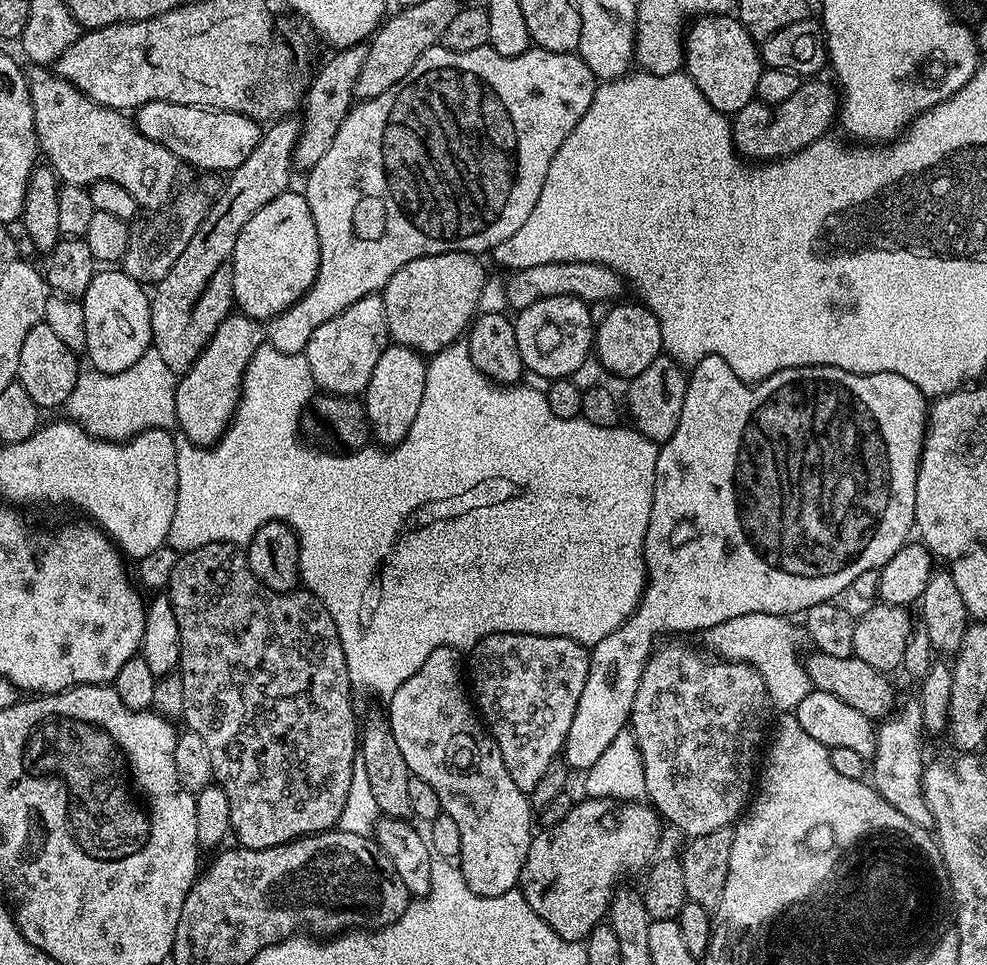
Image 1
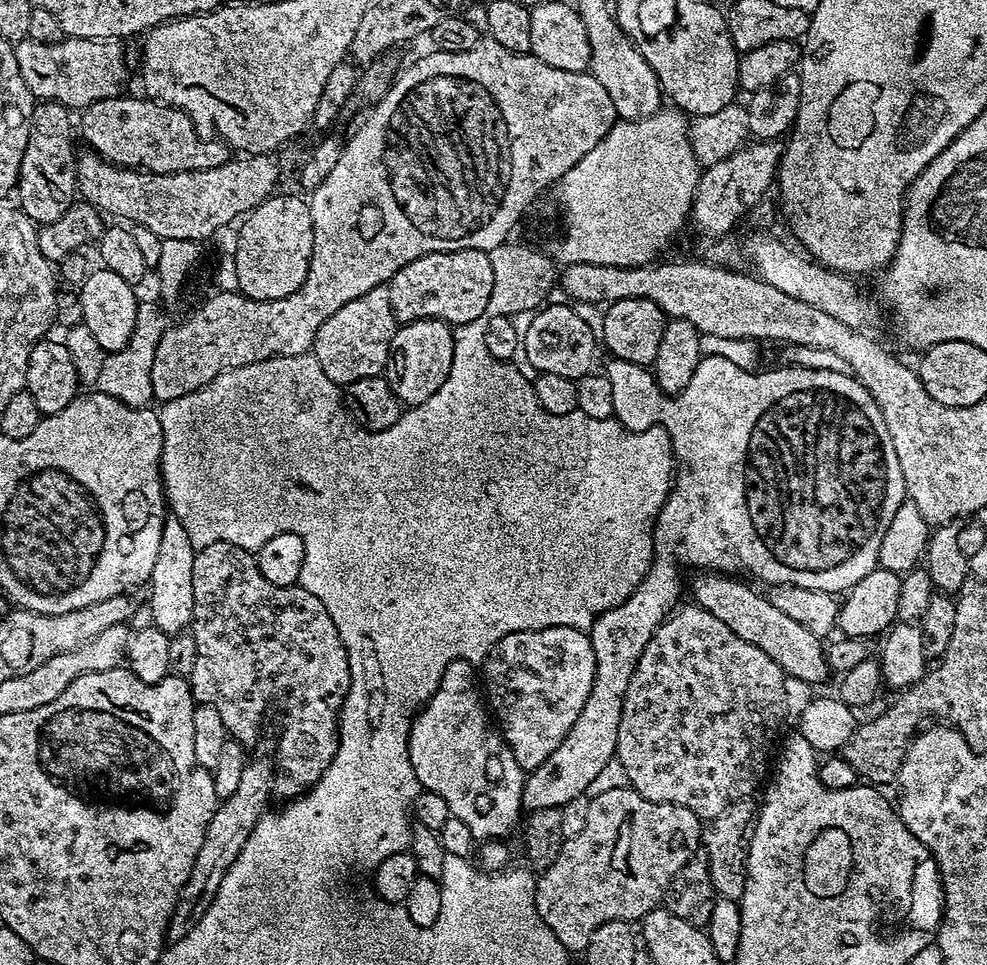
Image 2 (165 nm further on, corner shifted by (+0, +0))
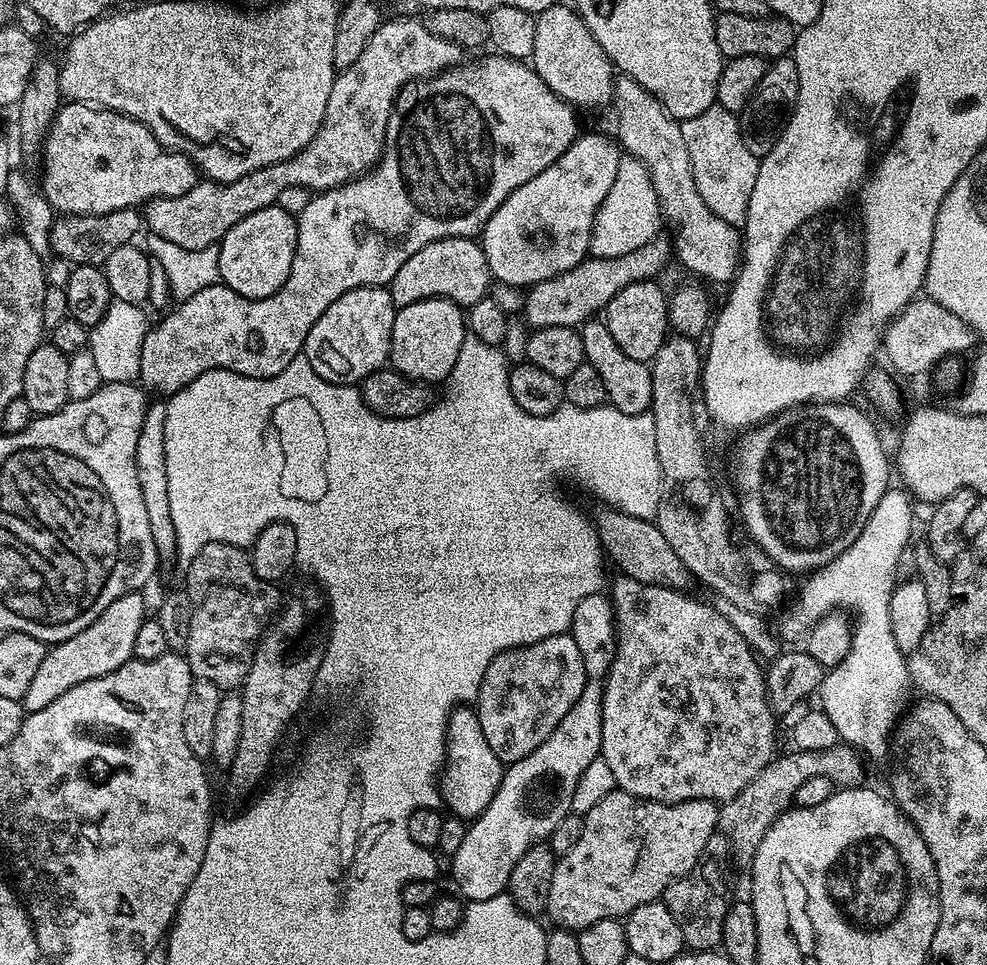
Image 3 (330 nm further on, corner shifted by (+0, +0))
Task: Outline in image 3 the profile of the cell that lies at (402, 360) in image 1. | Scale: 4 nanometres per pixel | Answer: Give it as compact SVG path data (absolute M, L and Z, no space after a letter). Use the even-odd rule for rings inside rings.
M430 298L414 302L405 308L397 308L388 351L391 367L410 380L436 386L439 380L440 383L447 381L452 375L454 362L458 362L458 350L462 350L465 335L465 309L452 300Z

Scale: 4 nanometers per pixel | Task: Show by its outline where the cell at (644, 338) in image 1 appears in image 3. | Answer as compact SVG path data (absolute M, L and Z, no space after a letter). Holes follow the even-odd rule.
M639 280L614 294L604 307L602 323L610 330L614 342L626 358L634 358L639 364L648 364L662 350L670 335L668 326L668 296L659 288L656 280Z

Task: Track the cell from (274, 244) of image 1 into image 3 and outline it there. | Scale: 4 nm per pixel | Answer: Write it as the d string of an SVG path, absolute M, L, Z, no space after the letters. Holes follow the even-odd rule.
M277 206L254 210L254 214L242 218L242 222L233 226L218 245L218 270L222 283L251 300L273 296L286 278L290 278L298 238L296 221L295 215Z

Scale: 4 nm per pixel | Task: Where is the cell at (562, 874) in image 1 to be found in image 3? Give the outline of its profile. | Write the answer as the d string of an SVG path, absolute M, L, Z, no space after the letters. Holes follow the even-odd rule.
M617 790L606 794L606 798L602 798L602 802L598 802L598 806L594 806L594 810L583 813L583 817L584 825L578 842L574 842L574 847L565 856L559 857L554 866L546 911L546 916L553 920L551 922L553 925L569 930L579 930L586 926L594 926L594 922L602 922L603 920L624 918L638 906L649 904L651 900L660 900L670 884L687 875L702 860L705 855L704 847L711 842L712 835L714 837L717 835L720 810L717 801L714 800L684 800L680 804L655 804L652 800L640 800L637 796L631 796L628 792Z

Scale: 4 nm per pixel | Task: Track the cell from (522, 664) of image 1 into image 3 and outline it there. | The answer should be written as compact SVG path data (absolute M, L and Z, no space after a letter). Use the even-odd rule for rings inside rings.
M570 634L542 638L542 642L498 654L486 666L474 711L500 763L507 766L526 758L526 754L534 754L554 734L554 726L566 718L570 706L578 702L587 681L582 650L578 650L578 642Z

